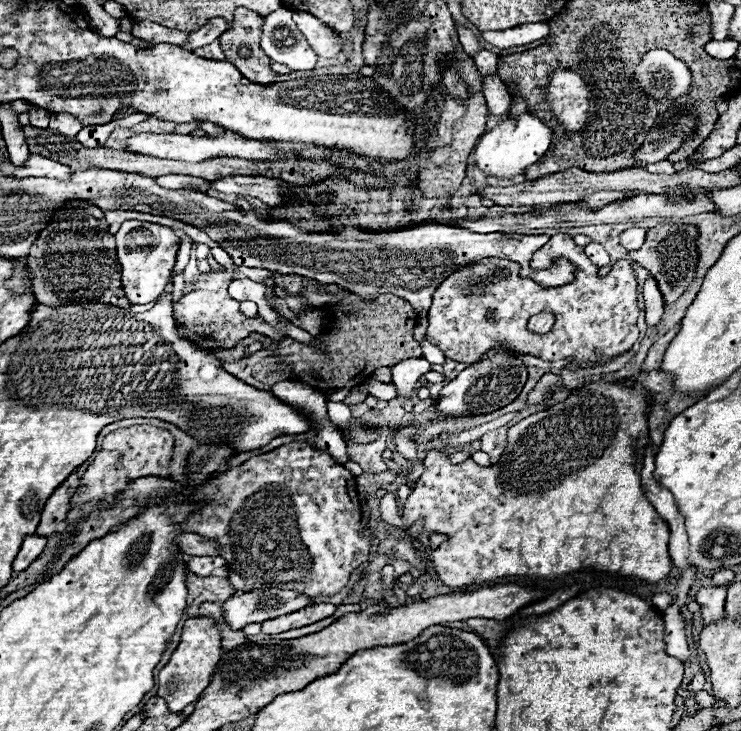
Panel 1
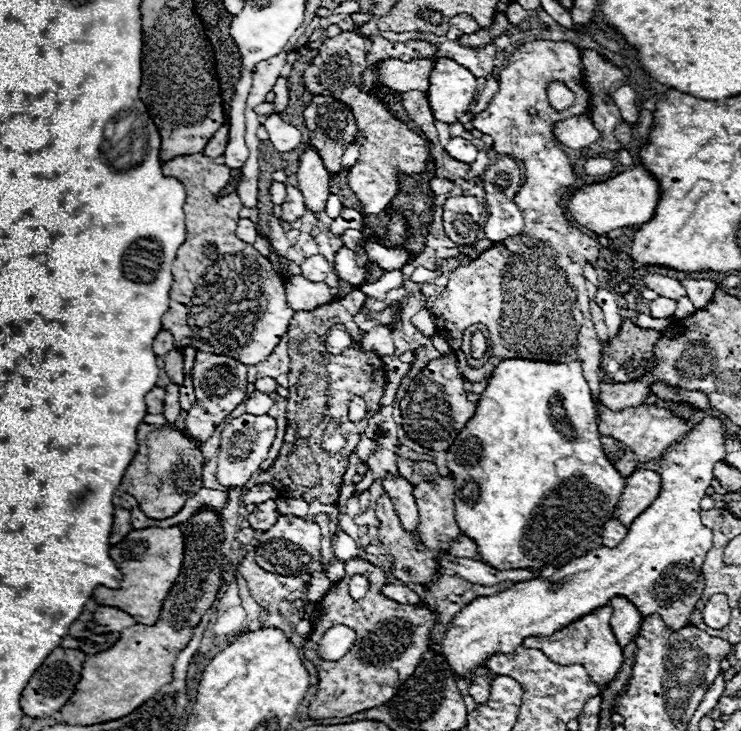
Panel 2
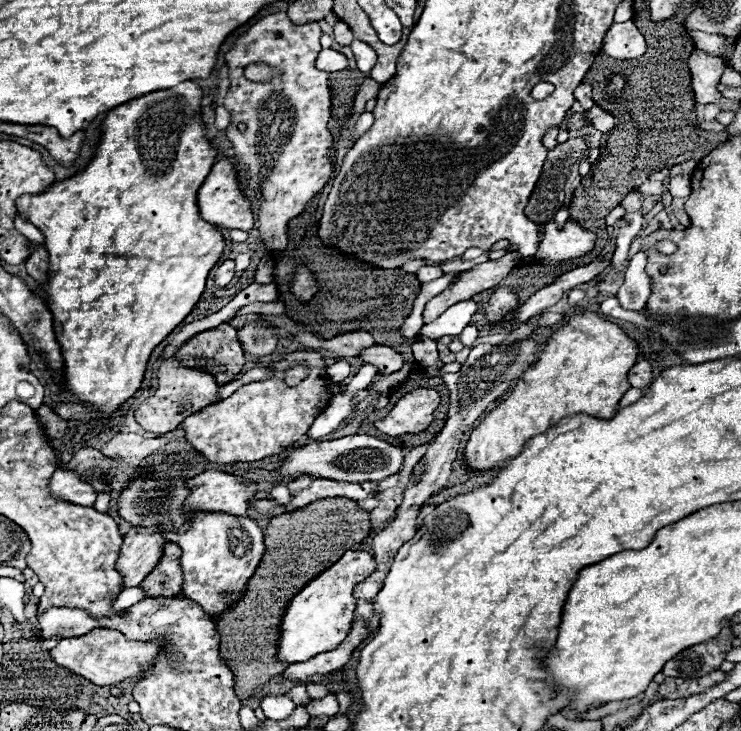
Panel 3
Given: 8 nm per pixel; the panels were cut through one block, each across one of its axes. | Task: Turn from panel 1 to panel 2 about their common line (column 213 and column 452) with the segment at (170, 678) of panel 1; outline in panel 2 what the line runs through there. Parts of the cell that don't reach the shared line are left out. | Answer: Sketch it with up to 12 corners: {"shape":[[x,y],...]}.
{"shape":[[706,416],[660,458],[622,544],[480,596],[438,654],[470,678],[616,596],[688,626],[724,454]]}

